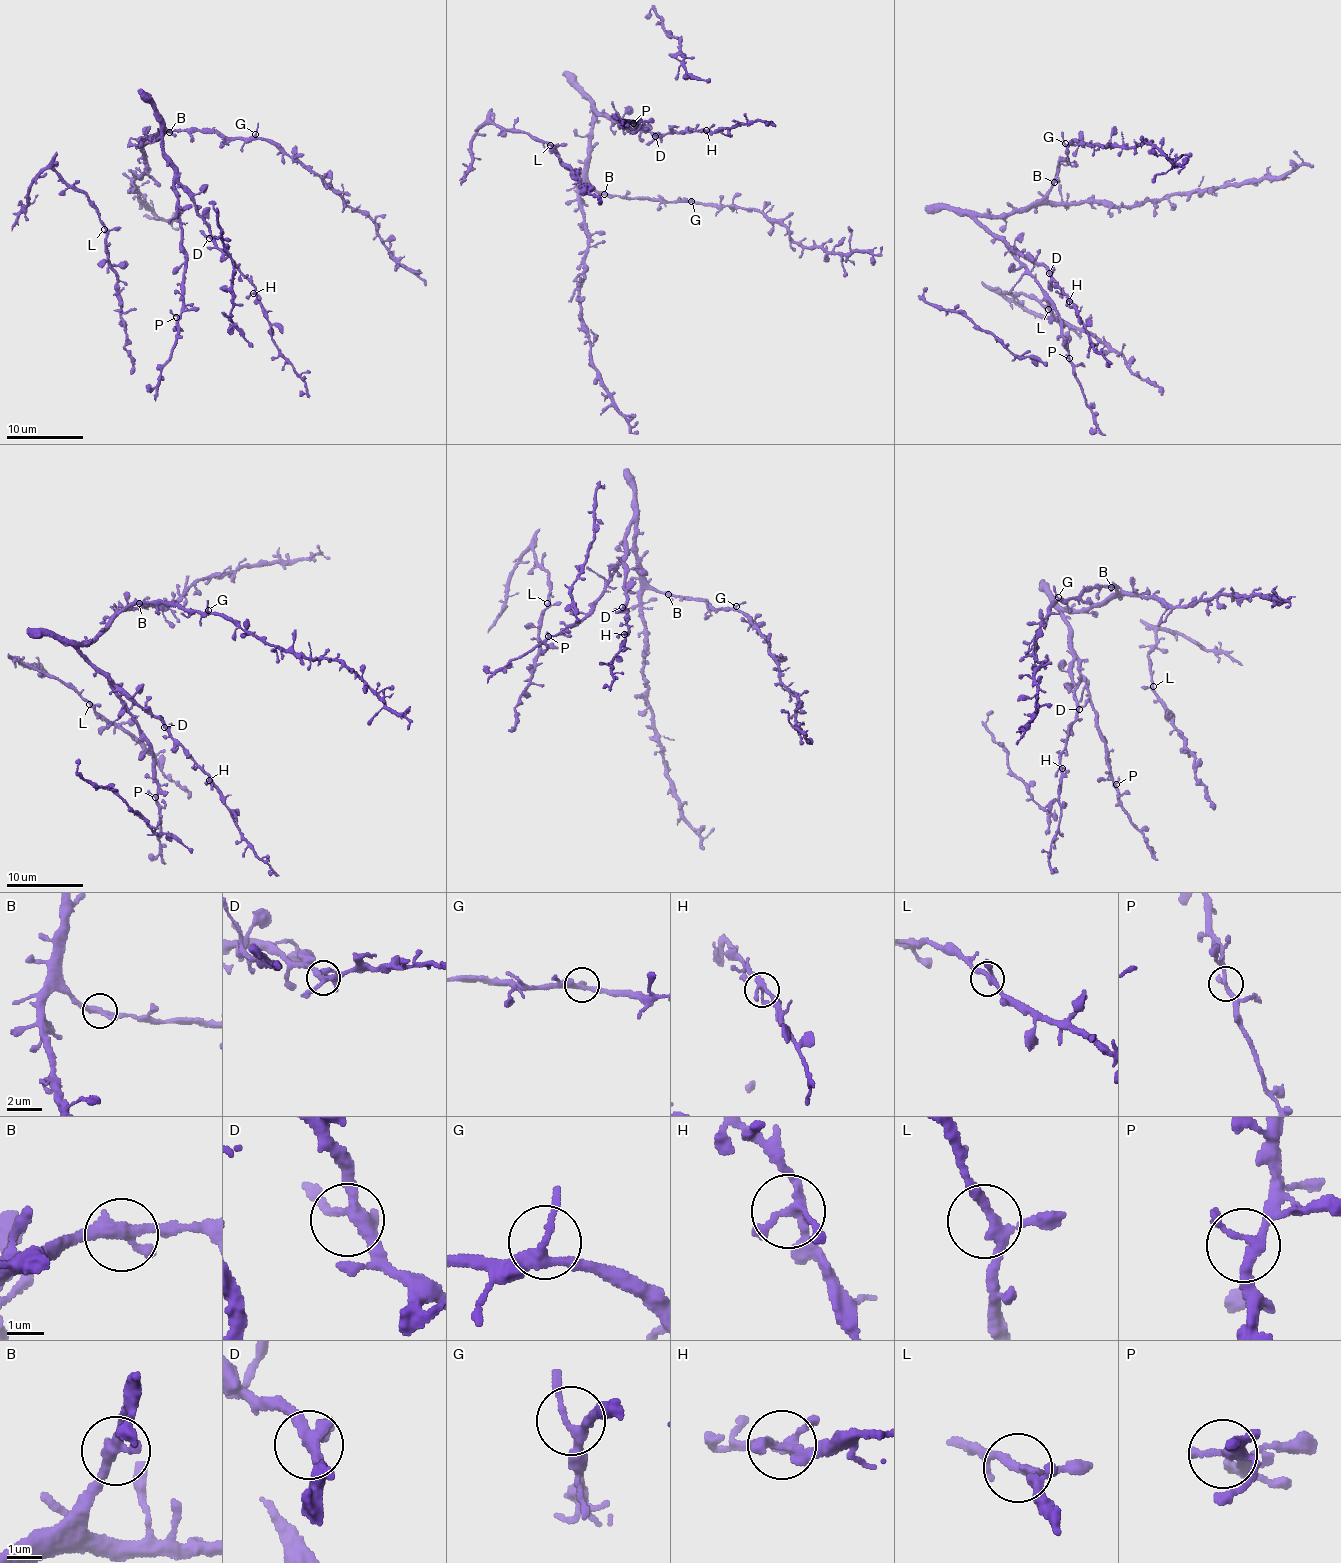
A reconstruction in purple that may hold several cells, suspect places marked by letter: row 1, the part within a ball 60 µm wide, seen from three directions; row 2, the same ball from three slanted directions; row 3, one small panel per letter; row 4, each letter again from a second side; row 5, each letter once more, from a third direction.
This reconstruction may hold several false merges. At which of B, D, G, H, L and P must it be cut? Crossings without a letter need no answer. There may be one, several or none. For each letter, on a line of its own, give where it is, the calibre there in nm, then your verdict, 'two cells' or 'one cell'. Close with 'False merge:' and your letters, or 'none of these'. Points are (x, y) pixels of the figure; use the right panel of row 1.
B: place (1054, 182); calibre 360 nm; one cell
D: place (1049, 273); calibre 300 nm; one cell
G: place (1065, 143); calibre 240 nm; one cell
H: place (1069, 301); calibre 240 nm; one cell
L: place (1048, 309); calibre 240 nm; one cell
P: place (1069, 358); calibre 220 nm; one cell
False merge: none of these

